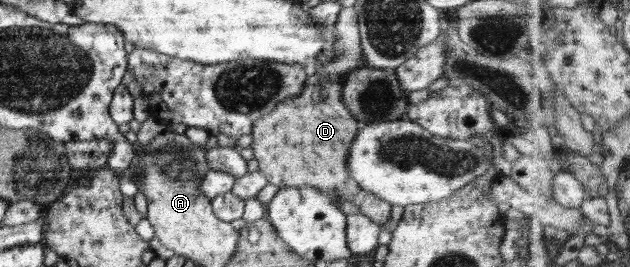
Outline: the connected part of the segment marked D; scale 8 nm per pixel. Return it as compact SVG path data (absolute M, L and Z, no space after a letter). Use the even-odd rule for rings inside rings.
M308 72L301 93L295 97L285 99L277 105L275 111L269 115L261 115L253 121L251 134L253 137L251 148L257 159L261 173L265 174L268 183L283 187L315 187L333 195L342 201L353 203L357 201L361 186L353 180L353 176L347 172L347 159L351 151L351 141L355 139L358 129L362 126L353 118L353 114L347 110L341 99L342 79L339 75L321 75Z

